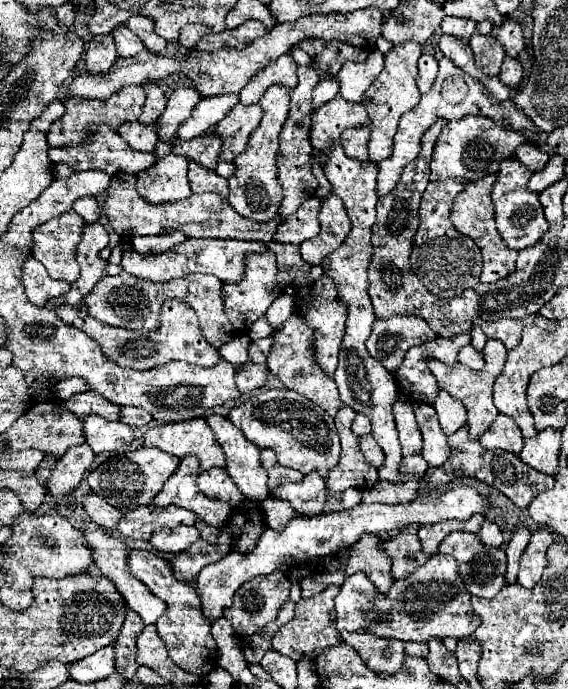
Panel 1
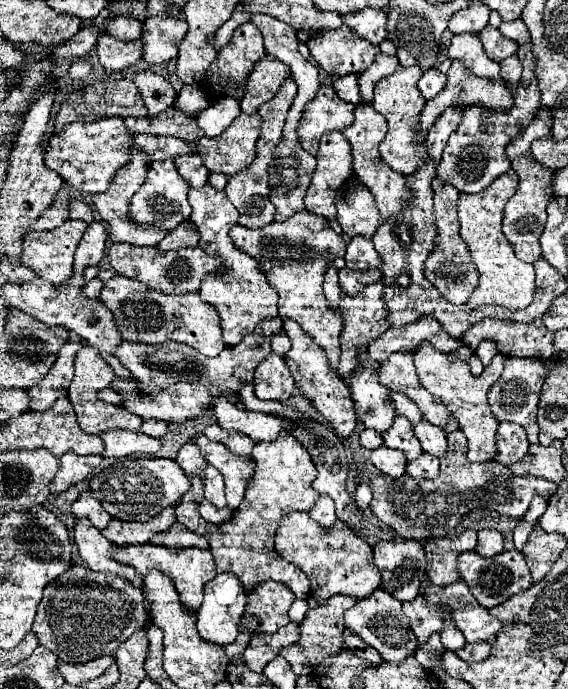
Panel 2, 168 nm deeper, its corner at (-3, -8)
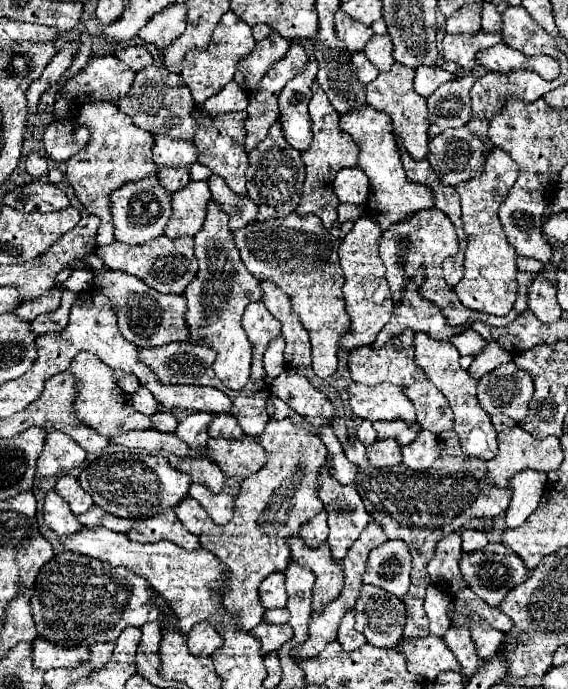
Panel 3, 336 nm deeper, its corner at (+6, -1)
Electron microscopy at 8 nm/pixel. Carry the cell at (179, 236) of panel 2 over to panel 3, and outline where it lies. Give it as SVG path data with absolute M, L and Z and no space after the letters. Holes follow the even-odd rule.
M191 181L187 187L173 193L173 209L175 217L169 219L169 225L165 229L165 235L171 239L183 237L183 235L197 235L205 221L207 203L211 199L211 191L207 187L207 181Z

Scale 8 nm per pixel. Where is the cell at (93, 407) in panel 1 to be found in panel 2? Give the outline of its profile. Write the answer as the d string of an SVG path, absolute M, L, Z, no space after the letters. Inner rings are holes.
M82 346L78 356L76 356L76 372L72 382L70 382L70 388L68 388L68 398L76 410L76 416L78 416L78 424L84 432L88 434L104 434L108 430L132 430L132 432L140 432L140 426L142 426L142 418L122 406L112 406L112 404L106 404L98 398L98 392L104 390L104 388L110 388L110 382L112 382L115 374L110 366L104 362L104 358L94 350L94 348L88 348L88 346Z

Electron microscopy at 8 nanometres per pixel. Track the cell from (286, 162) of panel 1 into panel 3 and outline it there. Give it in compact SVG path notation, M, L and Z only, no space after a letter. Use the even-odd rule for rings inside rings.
M275 121L265 141L261 141L261 145L249 153L247 195L259 205L259 221L267 221L273 217L281 217L283 213L295 211L301 199L303 183L305 183L305 165L301 153L287 145L287 139L283 137L283 129L279 121Z

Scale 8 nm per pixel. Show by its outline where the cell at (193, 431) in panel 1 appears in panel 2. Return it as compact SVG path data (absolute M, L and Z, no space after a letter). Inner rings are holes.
M196 434L192 440L196 440L200 450L204 452L206 462L218 468L220 474L224 476L227 506L232 511L236 510L244 498L246 484L254 474L254 460L244 456L234 456L224 444L212 442L204 434Z

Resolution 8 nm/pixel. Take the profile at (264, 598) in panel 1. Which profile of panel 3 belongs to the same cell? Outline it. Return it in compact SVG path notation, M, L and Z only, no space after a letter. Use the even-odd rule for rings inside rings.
M271 573L259 587L259 599L265 609L285 607L287 593L285 593L285 575L283 573Z

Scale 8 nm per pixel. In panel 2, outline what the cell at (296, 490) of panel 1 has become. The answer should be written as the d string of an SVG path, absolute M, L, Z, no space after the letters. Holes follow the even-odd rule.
M320 496L316 508L312 508L312 512L308 512L322 528L332 528L336 524L336 514L334 514L334 504L328 496Z

